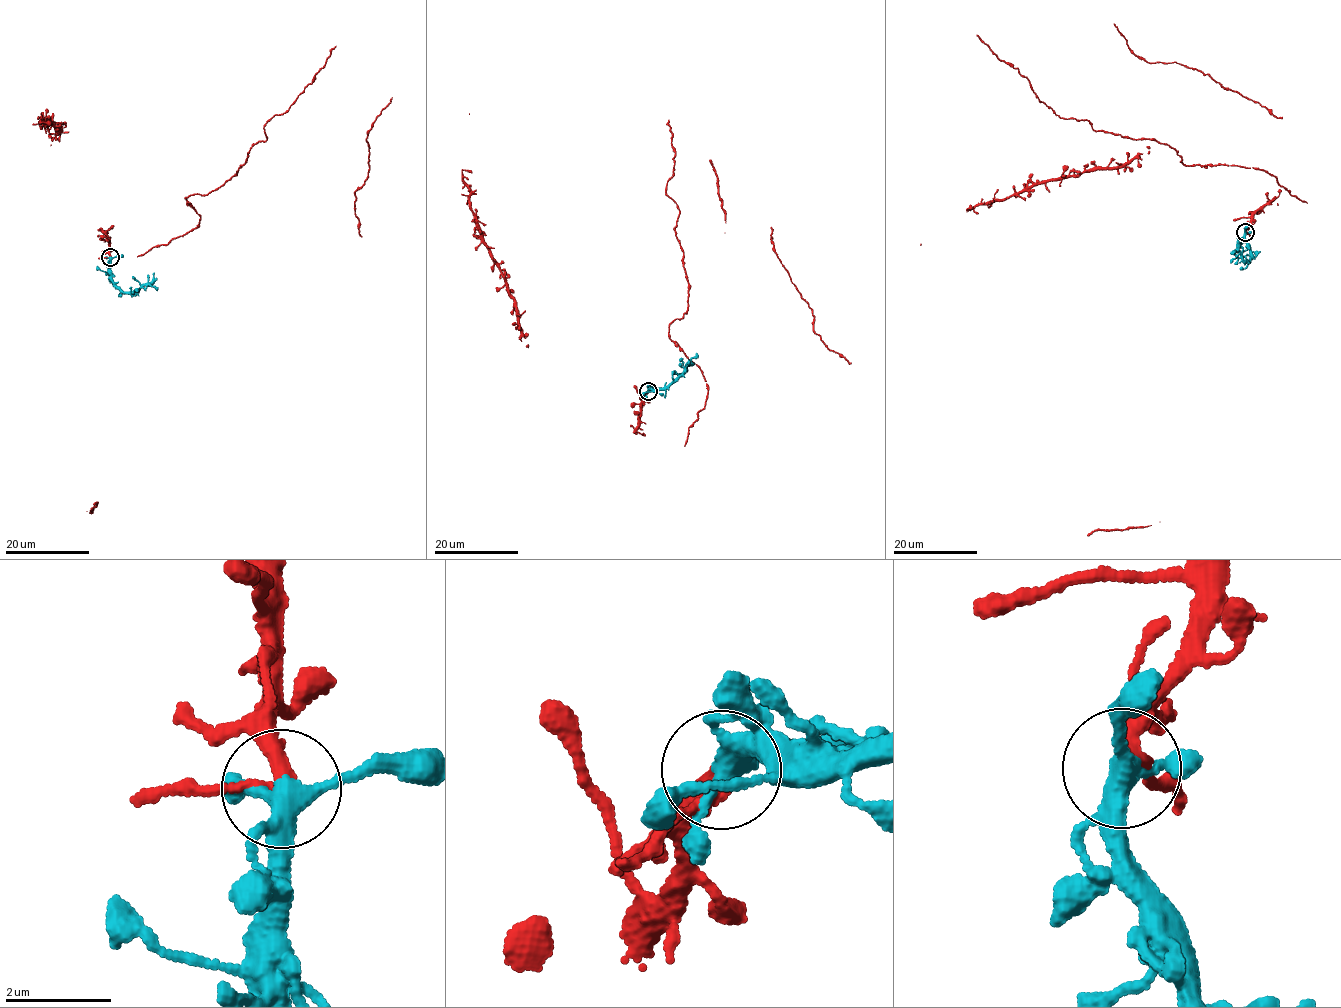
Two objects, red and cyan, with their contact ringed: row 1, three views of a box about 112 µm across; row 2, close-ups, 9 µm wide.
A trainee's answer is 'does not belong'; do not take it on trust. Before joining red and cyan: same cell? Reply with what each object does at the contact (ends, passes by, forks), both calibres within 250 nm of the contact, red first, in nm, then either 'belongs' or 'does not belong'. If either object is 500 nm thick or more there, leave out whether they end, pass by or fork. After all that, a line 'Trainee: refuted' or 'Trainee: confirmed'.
red passes by; cyan forks there; 240 nm thick on the red side, 320 nm on the other; belongs
Trainee: refuted

